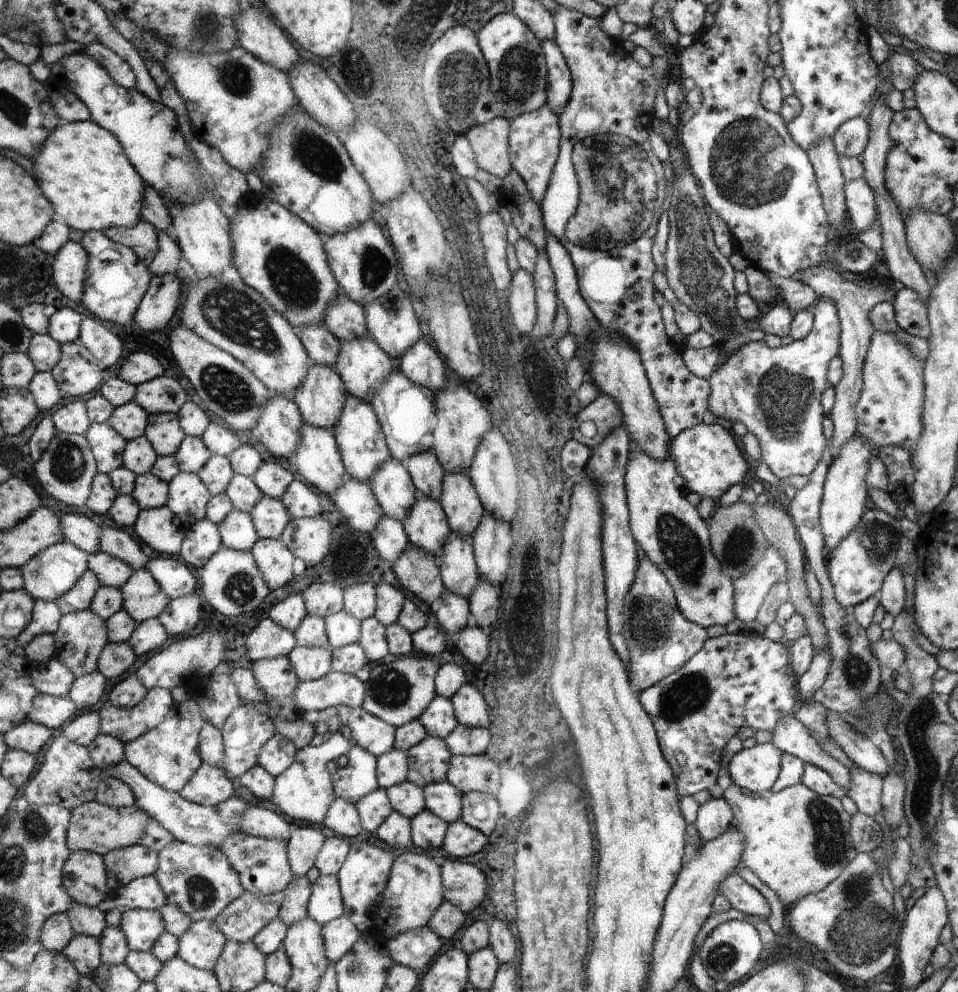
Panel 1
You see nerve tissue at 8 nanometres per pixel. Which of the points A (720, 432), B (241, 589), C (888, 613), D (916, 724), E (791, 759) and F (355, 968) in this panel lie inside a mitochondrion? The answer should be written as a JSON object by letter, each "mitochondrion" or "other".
{"A":"other","B":"mitochondrion","C":"other","D":"mitochondrion","E":"other","F":"mitochondrion"}

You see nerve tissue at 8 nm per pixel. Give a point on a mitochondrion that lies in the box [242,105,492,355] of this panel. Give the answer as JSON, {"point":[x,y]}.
{"point":[292,280]}

